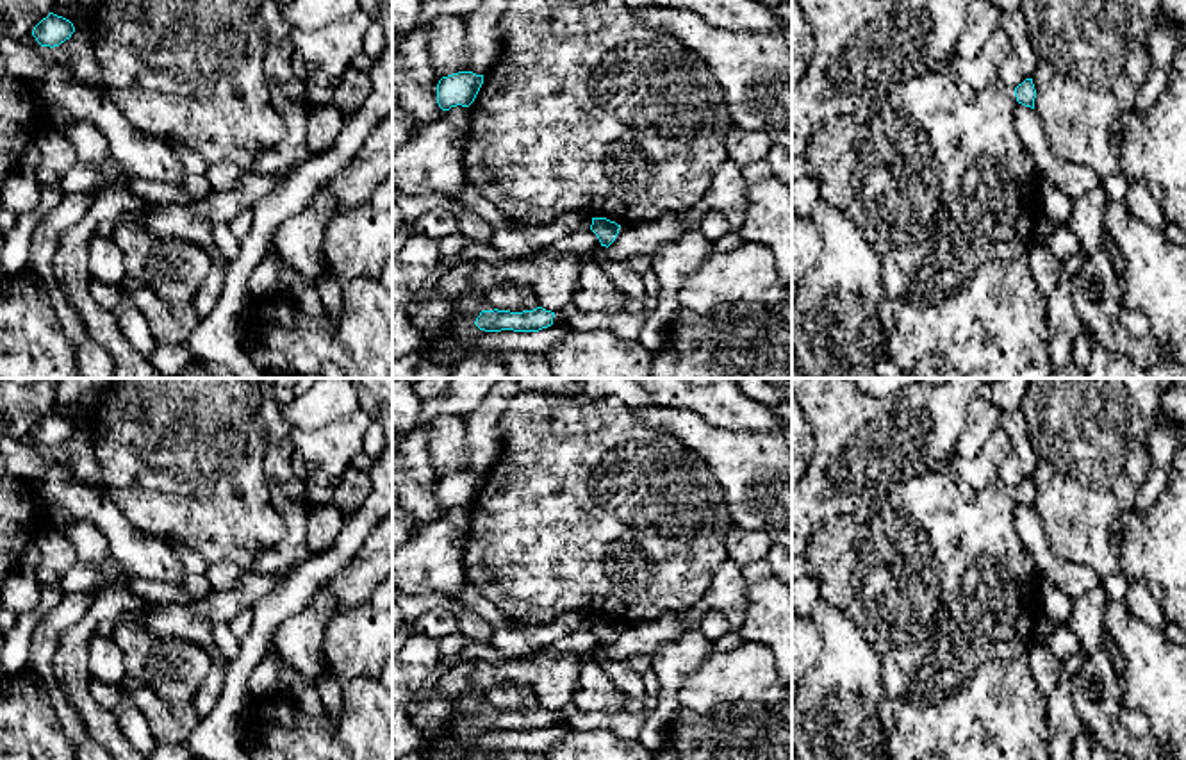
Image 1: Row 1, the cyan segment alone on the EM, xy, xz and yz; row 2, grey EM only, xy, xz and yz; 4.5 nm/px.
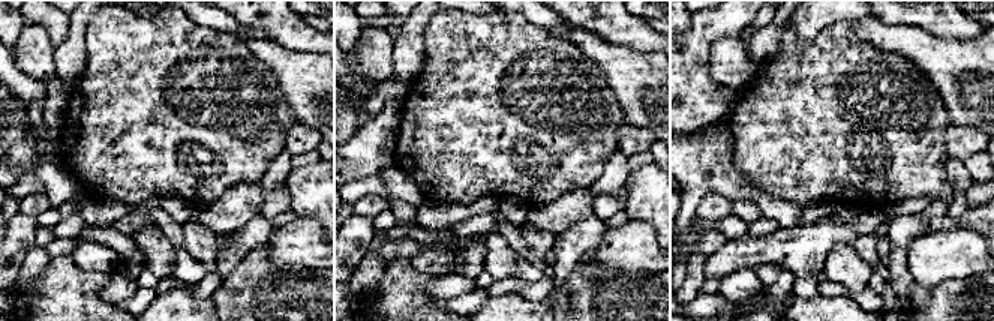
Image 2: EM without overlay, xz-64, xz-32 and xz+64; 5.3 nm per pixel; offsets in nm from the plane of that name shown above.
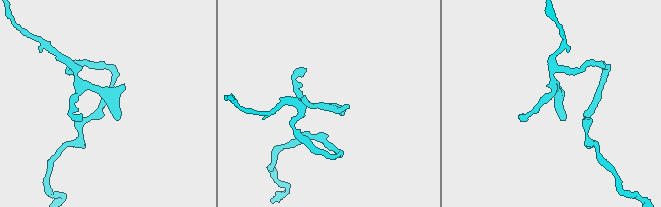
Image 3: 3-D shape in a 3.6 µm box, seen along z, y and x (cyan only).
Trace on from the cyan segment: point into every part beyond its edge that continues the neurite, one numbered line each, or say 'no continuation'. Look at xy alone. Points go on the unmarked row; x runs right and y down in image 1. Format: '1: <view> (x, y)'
no continuation

